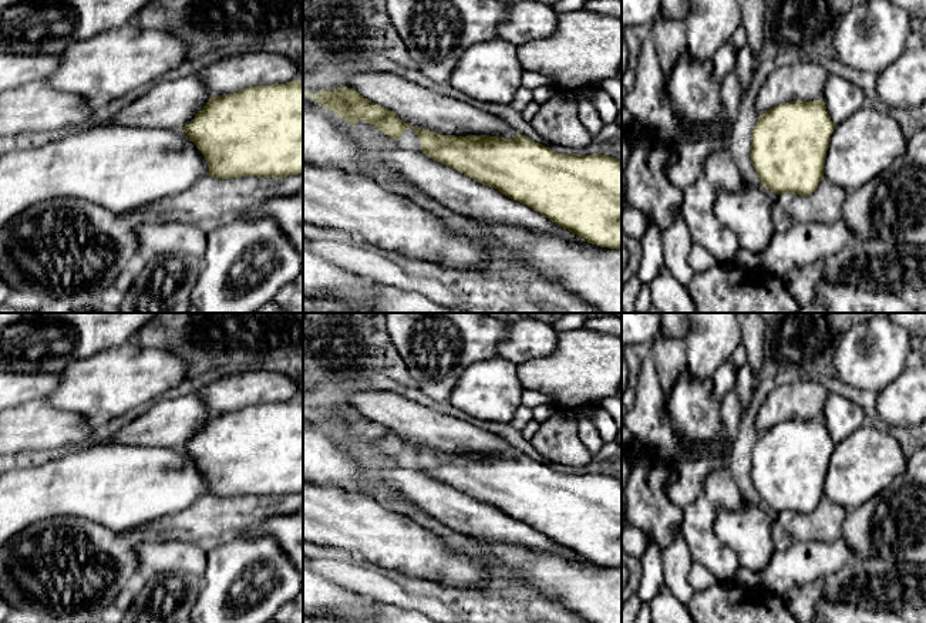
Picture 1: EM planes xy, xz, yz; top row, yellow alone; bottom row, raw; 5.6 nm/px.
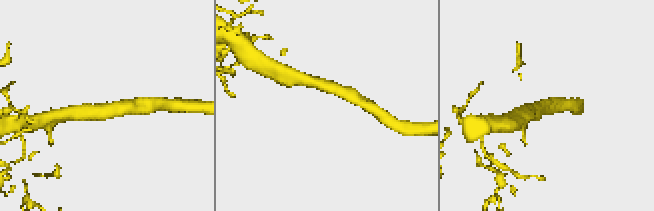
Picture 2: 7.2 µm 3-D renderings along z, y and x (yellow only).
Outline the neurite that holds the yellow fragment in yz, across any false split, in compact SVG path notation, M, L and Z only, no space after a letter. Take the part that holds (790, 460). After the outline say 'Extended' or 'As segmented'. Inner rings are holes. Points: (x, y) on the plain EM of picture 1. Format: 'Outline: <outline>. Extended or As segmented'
Outline: M829 393L821 418L782 421L760 434L751 455L751 481L761 504L777 513L811 513L824 498L835 445L865 420L856 403Z. Extended

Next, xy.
Outline: M196 393L162 398L101 444L182 448L205 475L211 496L303 492L299 398L219 415L211 415Z. Extended

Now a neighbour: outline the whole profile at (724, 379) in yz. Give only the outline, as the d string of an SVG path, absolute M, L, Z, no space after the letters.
M728 360L717 368L713 376L714 383L714 397L721 403L725 398L725 394L735 385L737 371Z

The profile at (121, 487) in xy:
M98 444L67 449L37 465L7 471L0 475L0 546L31 523L61 516L74 516L101 523L115 532L129 531L151 521L176 513L201 496L209 485L196 464L178 447L132 447Z

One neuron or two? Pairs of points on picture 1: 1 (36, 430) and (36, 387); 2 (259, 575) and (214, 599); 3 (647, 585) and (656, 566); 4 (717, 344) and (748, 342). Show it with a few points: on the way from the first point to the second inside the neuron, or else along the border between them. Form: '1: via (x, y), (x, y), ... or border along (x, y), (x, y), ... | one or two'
1: border along (43, 397), (14, 407) | two
2: via (248, 583), (233, 598), (225, 599) | one
3: via (652, 581), (652, 571) | one
4: border along (738, 327), (741, 343) | two

